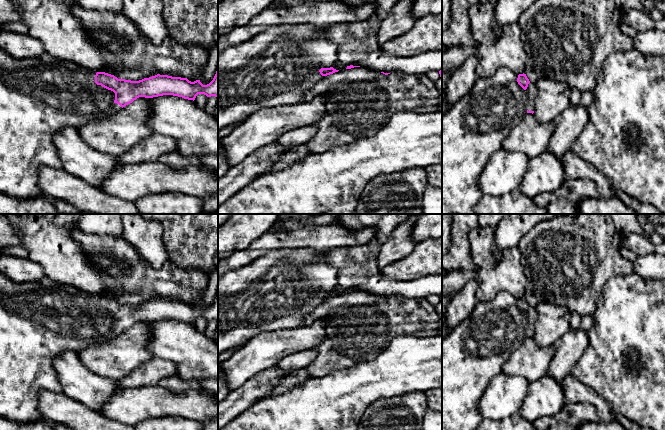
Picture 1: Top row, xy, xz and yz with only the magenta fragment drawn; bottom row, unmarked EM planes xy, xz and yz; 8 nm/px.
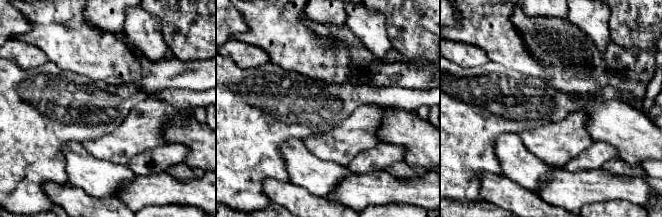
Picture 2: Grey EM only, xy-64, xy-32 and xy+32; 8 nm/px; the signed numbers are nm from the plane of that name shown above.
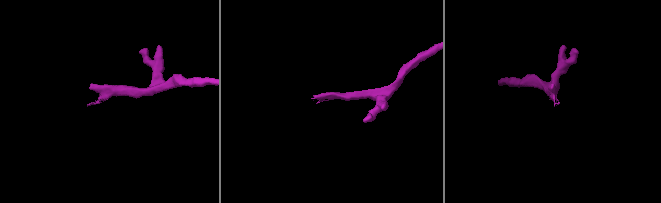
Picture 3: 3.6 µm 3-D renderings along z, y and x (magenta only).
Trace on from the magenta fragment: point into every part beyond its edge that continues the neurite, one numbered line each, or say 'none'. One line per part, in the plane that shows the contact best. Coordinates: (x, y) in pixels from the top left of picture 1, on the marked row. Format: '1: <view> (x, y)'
1: xy (39, 96)

